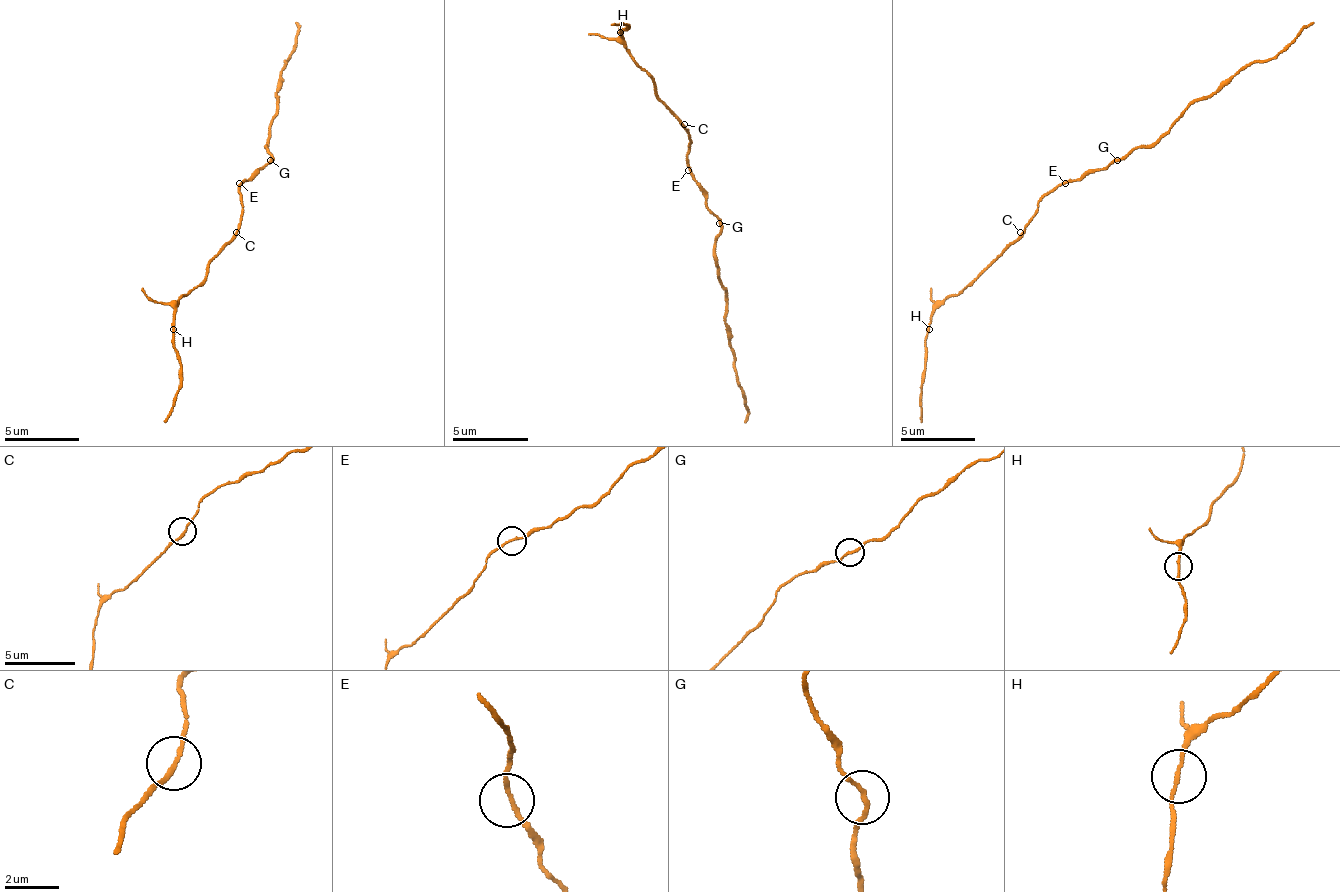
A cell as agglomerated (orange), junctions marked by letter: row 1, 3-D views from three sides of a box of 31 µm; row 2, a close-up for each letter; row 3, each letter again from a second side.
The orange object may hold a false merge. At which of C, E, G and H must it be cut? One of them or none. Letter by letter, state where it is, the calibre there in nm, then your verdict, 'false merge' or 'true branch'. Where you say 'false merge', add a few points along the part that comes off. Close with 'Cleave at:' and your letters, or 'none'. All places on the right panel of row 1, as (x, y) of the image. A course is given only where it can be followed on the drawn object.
C: (1020, 232) | 160 nm | true branch
E: (1065, 183) | 140 nm | true branch
G: (1117, 160) | 150 nm | true branch
H: (929, 329) | 140 nm | true branch
Cleave at: none

